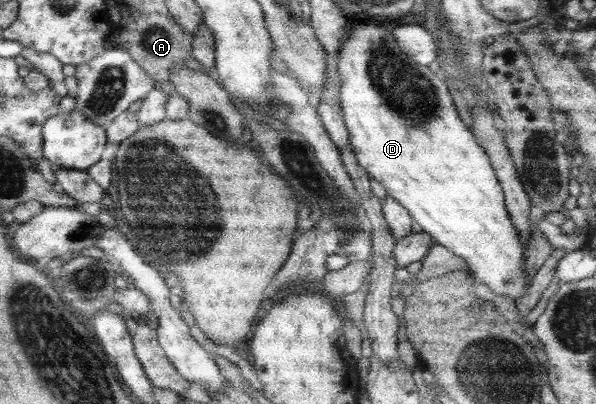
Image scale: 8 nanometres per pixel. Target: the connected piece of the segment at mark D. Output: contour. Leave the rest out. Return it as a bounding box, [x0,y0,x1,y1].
[336,24,528,300]

